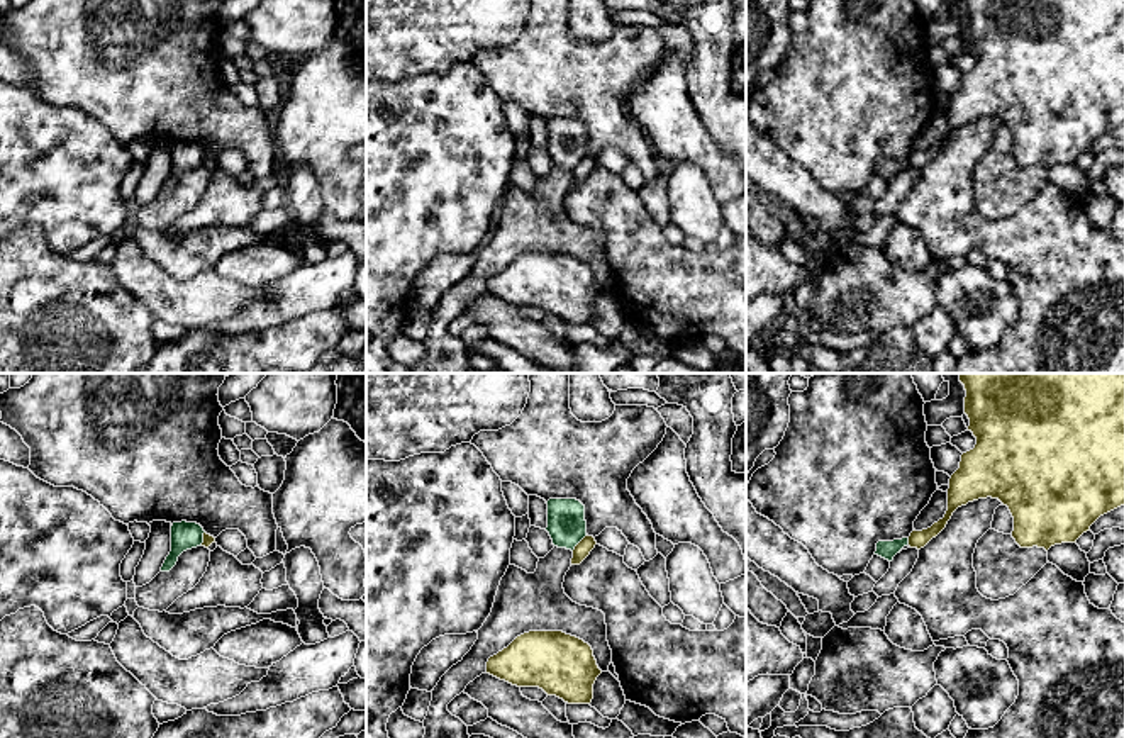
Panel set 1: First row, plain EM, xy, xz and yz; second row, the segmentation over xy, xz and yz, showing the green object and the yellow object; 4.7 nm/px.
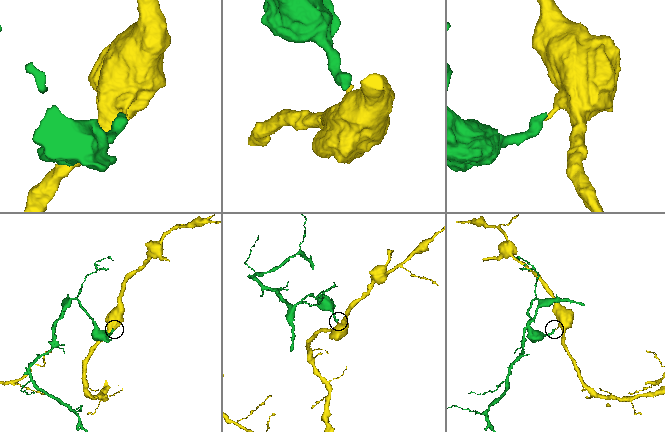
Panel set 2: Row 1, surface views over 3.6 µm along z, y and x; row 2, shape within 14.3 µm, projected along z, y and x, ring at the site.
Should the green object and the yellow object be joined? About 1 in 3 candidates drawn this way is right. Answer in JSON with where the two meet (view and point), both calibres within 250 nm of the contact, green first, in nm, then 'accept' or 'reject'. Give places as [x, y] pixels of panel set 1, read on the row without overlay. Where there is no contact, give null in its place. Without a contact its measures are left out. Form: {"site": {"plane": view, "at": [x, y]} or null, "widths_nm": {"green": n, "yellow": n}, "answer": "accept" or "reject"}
{"site": {"plane": "xz", "at": [578, 162]}, "widths_nm": {"green": 190, "yellow": 80}, "answer": "reject"}

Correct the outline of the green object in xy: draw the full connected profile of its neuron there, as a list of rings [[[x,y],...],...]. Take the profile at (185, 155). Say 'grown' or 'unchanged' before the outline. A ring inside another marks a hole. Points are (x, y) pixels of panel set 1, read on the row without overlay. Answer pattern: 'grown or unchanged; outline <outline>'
unchanged; outline [[[173,143],[171,146],[171,171],[166,176],[161,192],[170,192],[176,182],[178,176],[192,168],[202,166],[203,163],[203,148],[197,143]]]

